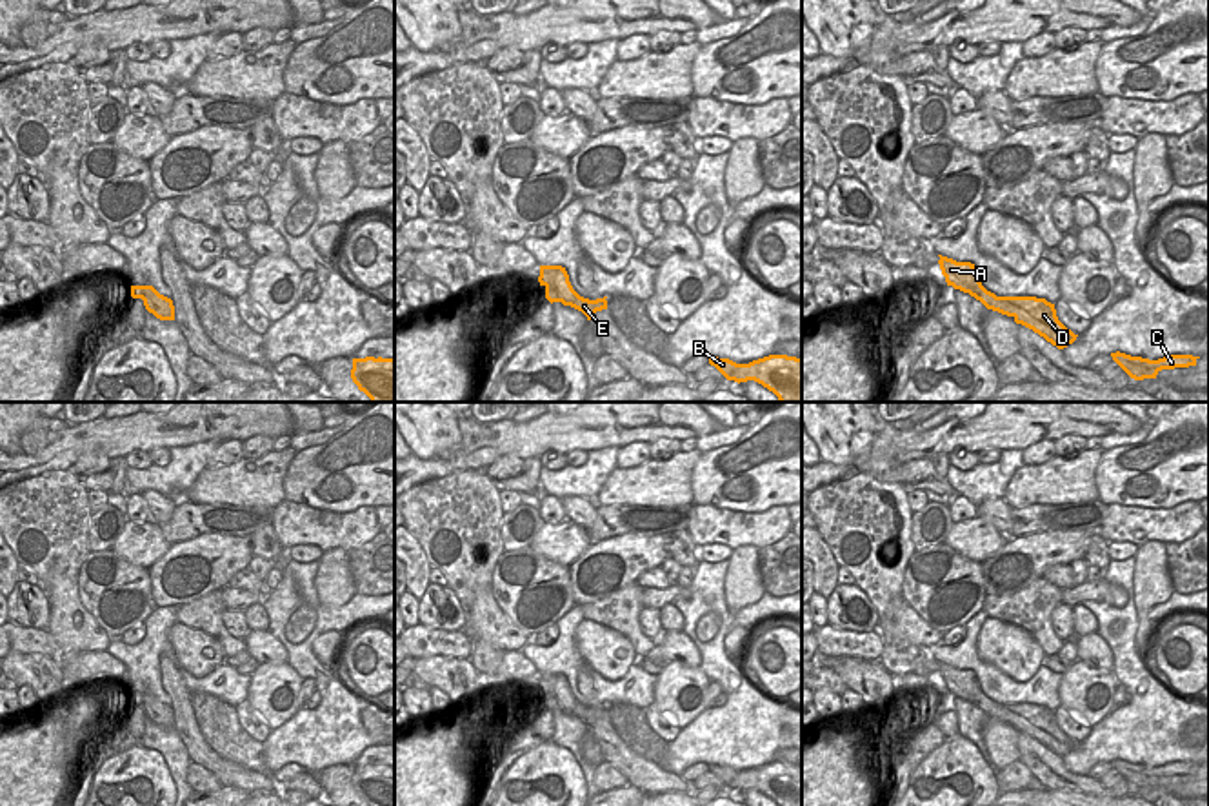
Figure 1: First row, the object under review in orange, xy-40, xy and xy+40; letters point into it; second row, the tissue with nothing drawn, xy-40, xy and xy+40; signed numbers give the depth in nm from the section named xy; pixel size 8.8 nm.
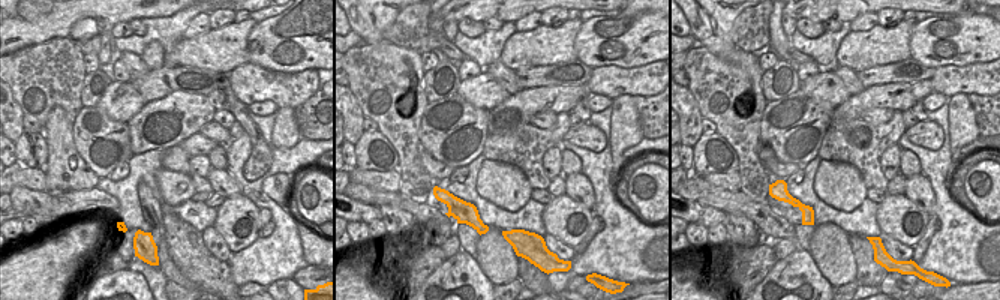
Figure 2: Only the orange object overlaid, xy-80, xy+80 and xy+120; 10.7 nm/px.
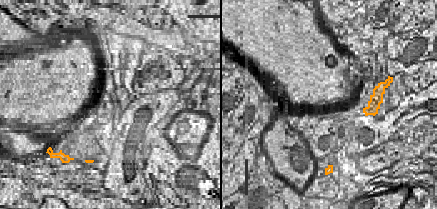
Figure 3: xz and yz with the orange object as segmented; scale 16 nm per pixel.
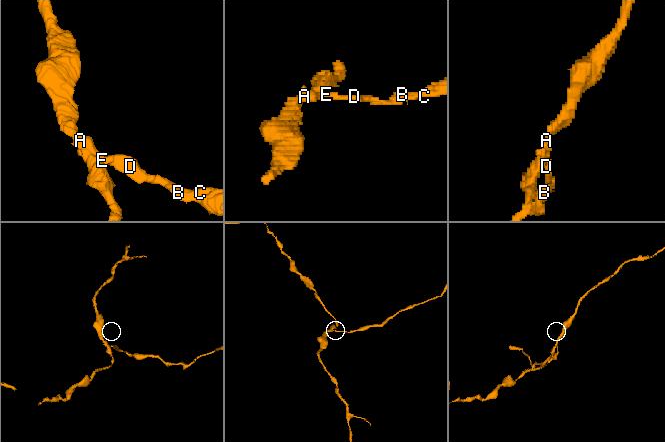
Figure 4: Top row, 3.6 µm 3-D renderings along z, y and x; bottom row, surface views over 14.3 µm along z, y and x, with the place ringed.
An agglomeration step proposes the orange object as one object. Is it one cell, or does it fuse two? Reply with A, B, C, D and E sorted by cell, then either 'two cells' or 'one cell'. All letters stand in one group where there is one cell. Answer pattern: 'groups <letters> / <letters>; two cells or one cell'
groups A / B C D E; two cells

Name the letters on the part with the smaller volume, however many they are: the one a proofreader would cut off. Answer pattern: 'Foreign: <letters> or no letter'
Foreign: B, C, D, E

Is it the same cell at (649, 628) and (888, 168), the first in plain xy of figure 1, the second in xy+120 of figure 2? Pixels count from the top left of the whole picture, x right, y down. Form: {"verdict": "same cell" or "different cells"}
{"verdict": "same cell"}

